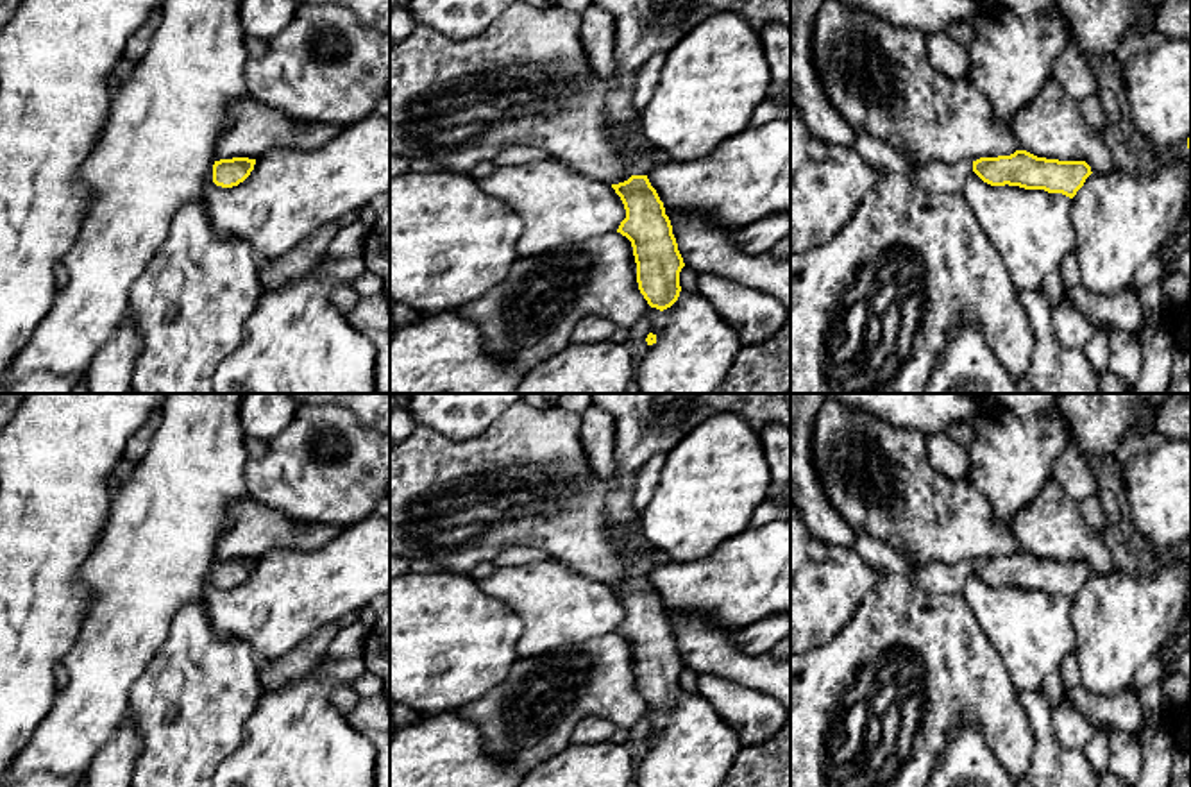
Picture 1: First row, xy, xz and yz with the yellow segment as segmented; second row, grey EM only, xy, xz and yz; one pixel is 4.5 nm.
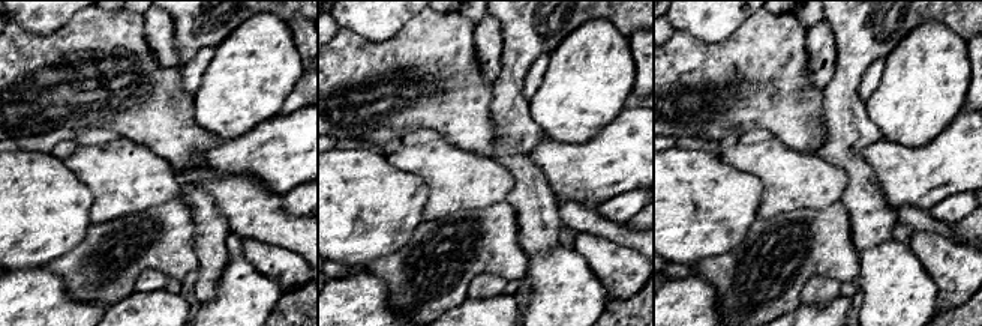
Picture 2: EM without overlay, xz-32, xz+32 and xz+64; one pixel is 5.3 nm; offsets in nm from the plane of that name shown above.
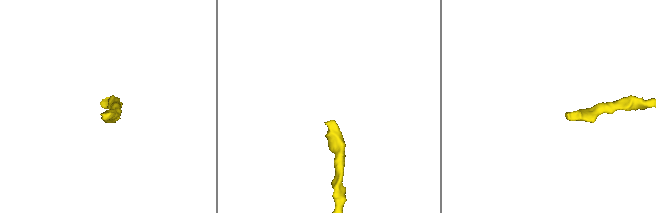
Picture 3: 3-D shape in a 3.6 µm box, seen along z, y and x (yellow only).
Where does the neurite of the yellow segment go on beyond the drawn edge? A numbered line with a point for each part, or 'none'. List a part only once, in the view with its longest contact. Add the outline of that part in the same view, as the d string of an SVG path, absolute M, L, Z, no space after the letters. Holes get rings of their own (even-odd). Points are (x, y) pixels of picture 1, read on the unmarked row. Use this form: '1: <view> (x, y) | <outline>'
1: xz (646, 424) | M592 394L592 404L613 417L615 492L606 506L606 520L626 538L626 551L640 554L628 567L629 576L646 576L655 547L642 535L633 506L638 470L656 453L669 454L692 429L714 413L735 413L756 433L776 422L790 426L790 394Z

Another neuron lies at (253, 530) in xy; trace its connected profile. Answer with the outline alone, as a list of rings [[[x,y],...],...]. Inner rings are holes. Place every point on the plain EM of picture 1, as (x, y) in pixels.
[[[249,494],[227,508],[225,519],[227,526],[216,542],[216,562],[258,560],[272,549],[317,551],[343,531],[334,524],[288,519]]]

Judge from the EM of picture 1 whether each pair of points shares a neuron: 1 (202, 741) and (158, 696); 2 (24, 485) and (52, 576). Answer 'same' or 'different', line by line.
1: same
2: same

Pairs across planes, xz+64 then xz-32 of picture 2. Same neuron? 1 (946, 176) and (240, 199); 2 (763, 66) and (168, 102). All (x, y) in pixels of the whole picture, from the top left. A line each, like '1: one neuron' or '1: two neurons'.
1: two neurons
2: one neuron

